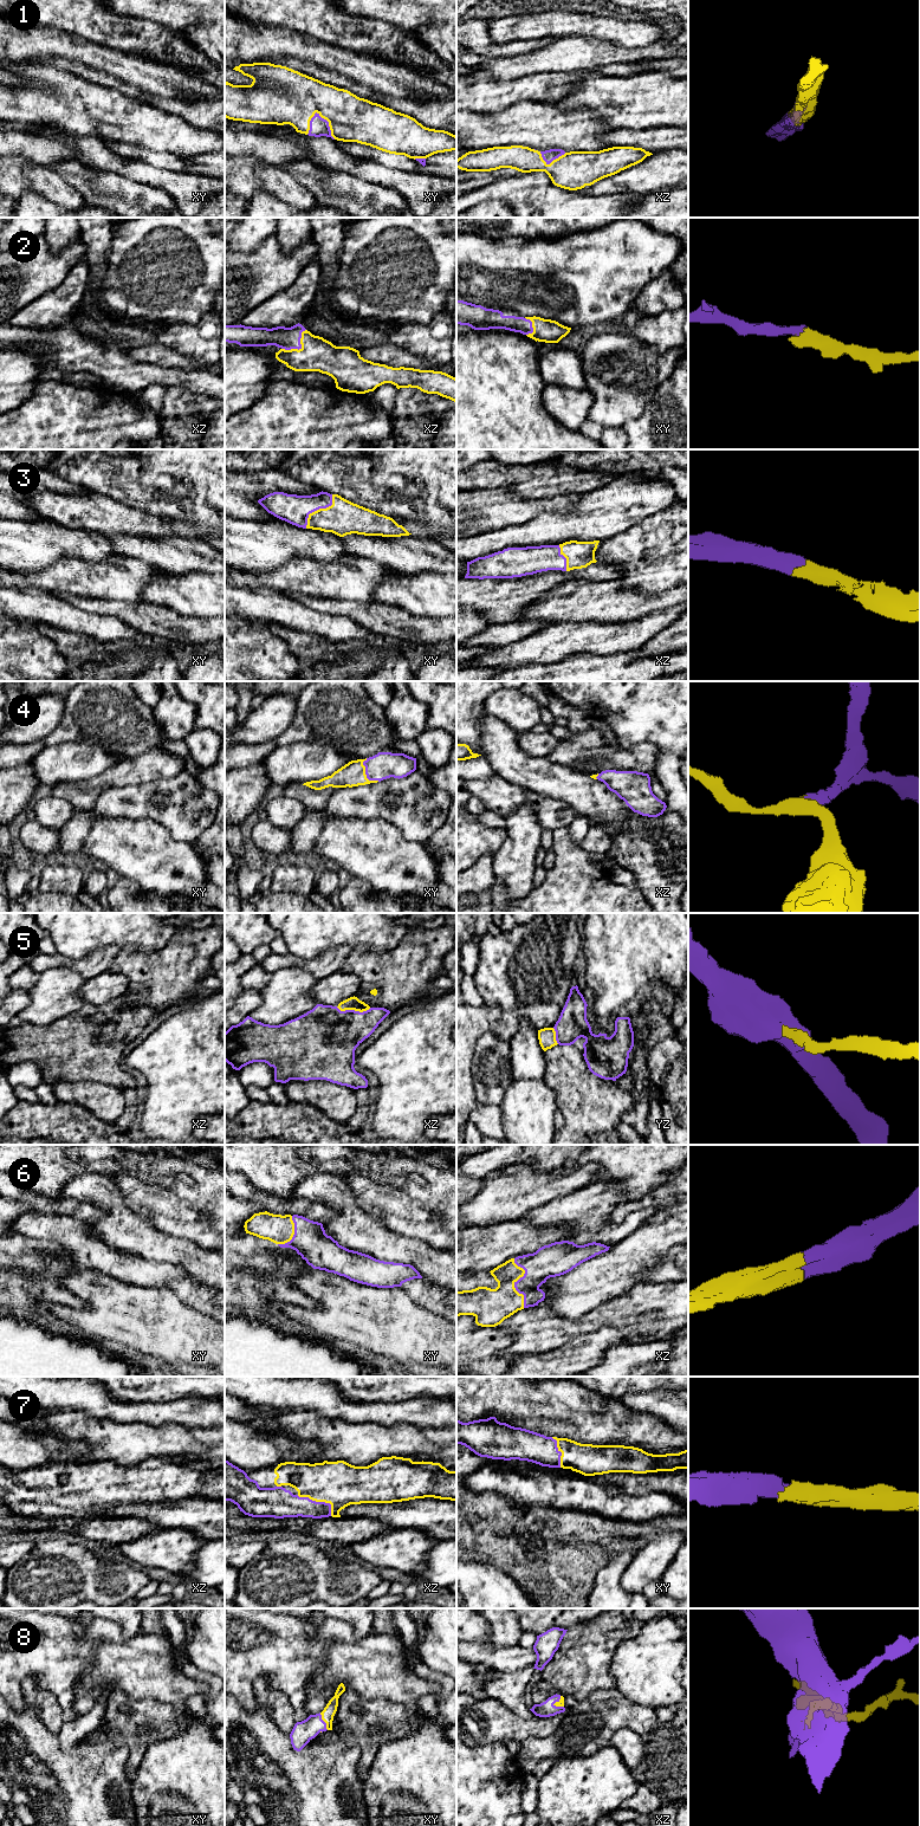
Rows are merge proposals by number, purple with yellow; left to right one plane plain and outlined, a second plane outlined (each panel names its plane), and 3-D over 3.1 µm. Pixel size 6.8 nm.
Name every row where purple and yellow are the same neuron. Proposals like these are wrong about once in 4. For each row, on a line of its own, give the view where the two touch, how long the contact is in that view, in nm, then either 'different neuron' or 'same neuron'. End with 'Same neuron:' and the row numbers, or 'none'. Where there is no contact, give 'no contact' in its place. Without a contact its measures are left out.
1: contact in xy; length 240 nm; same neuron
2: contact in xz; length 220 nm; same neuron
3: contact in xy; length 300 nm; same neuron
4: contact in xy; length 180 nm; same neuron
5: contact in xz; length 240 nm; same neuron
6: contact in xz; length 340 nm; same neuron
7: contact in xz; length 280 nm; same neuron
8: contact in xy; length 130 nm; same neuron
Same neuron: 1, 2, 3, 4, 5, 6, 7, 8

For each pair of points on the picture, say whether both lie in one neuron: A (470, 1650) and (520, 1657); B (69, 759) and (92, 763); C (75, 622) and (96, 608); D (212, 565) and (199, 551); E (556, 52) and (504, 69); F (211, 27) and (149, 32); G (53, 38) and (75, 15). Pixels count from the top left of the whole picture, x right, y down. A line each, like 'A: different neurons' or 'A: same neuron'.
A: same neuron
B: same neuron
C: different neurons
D: same neuron
E: same neuron
F: different neurons
G: different neurons

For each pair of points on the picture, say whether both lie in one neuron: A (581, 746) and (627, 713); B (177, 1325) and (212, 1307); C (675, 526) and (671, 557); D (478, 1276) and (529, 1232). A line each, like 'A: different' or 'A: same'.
A: different
B: different
C: same
D: different

